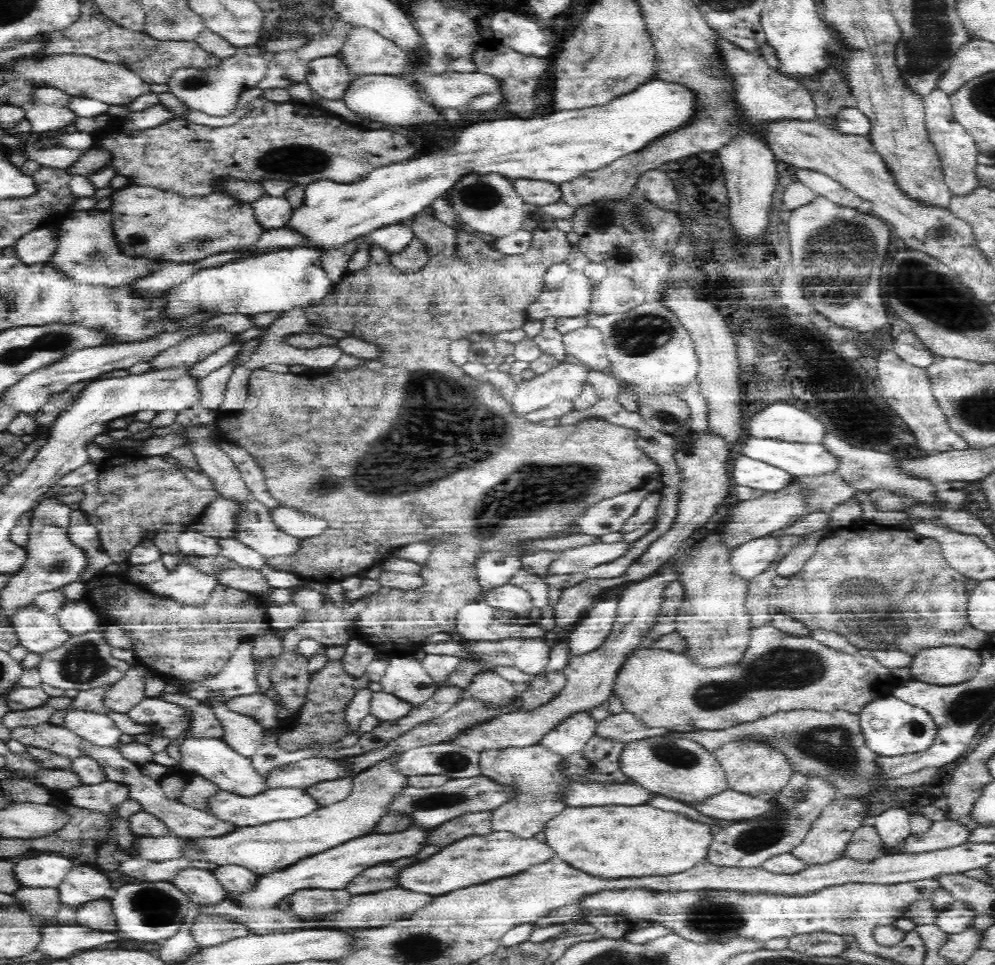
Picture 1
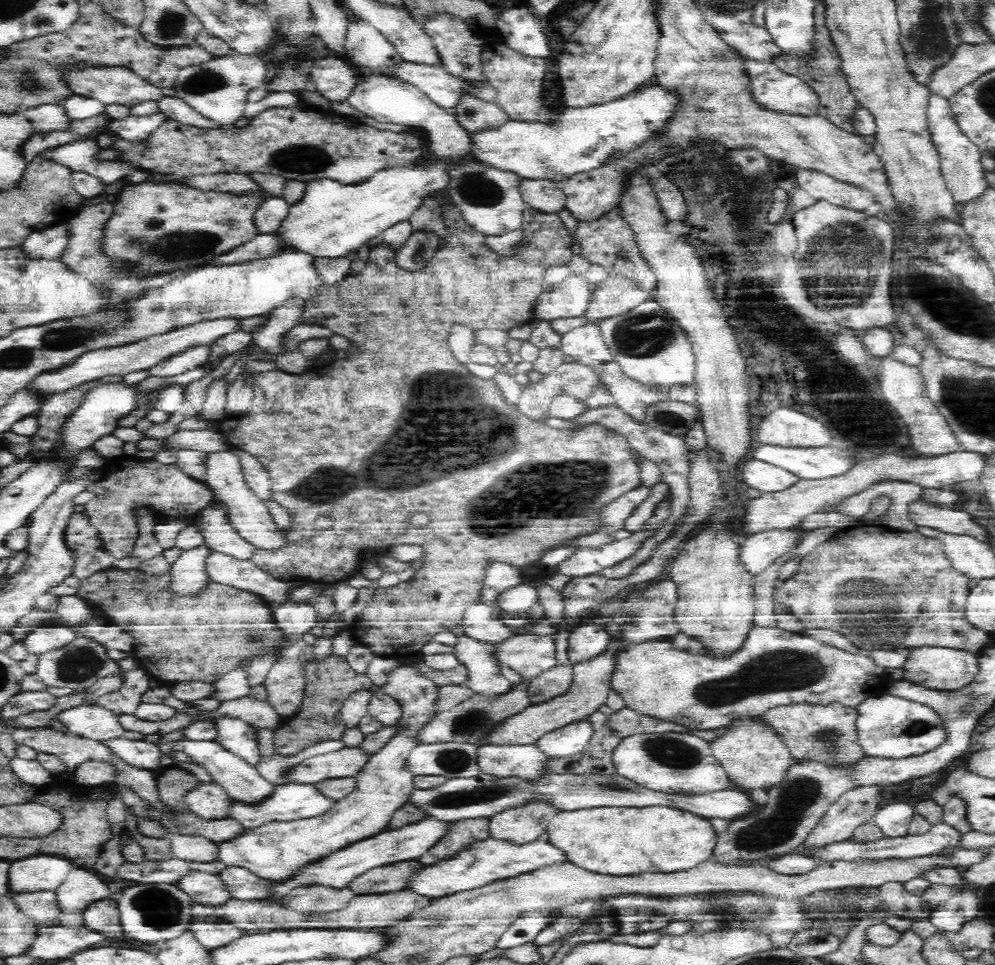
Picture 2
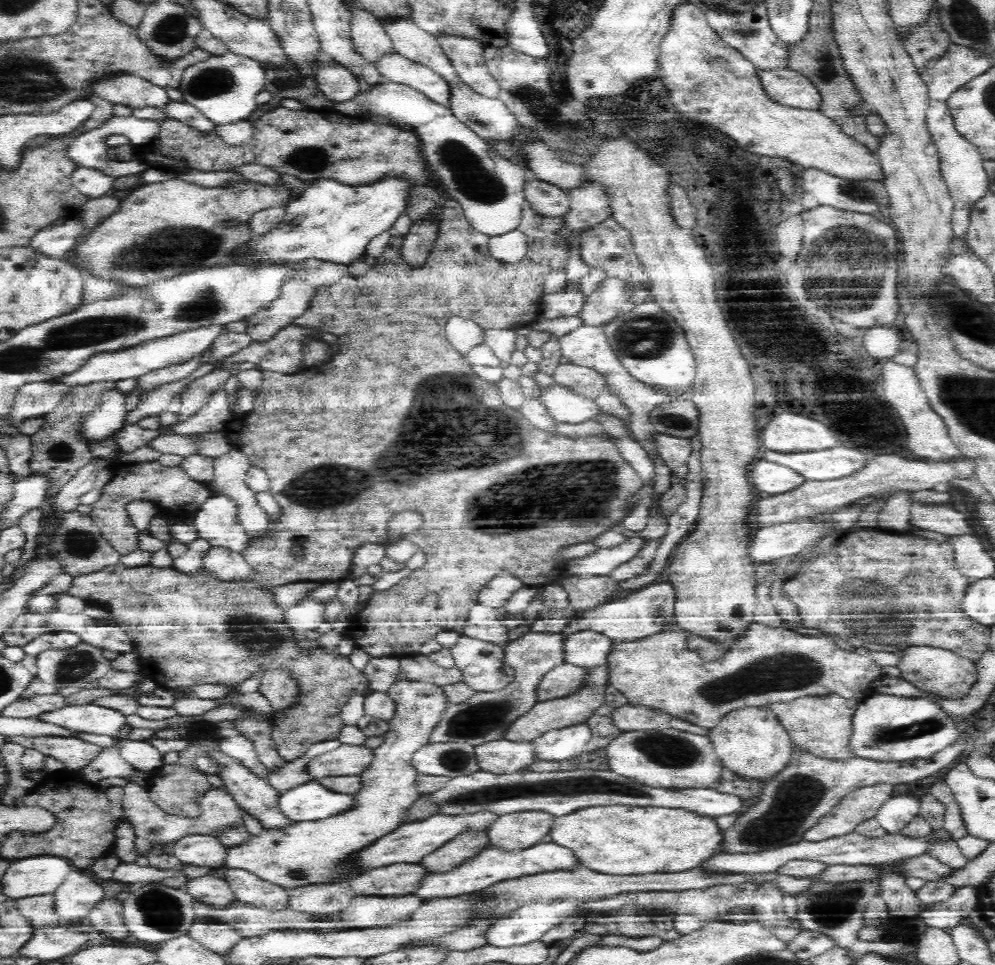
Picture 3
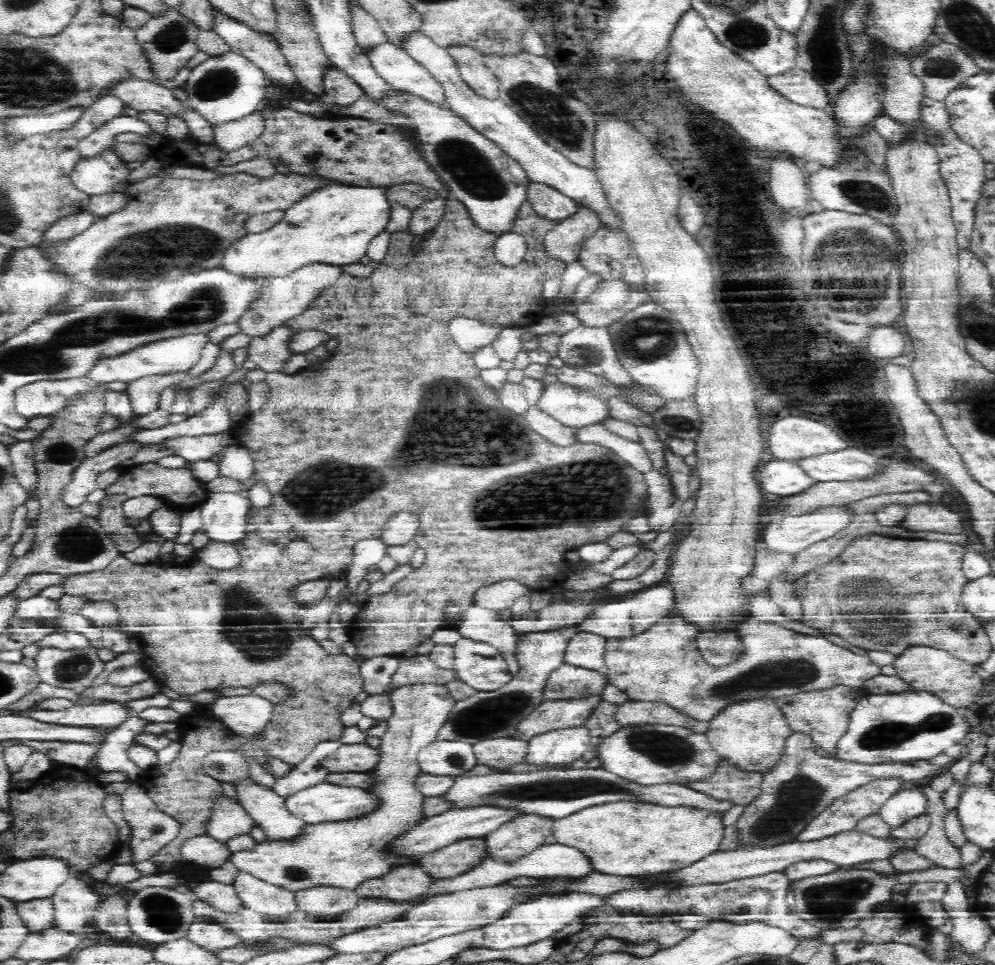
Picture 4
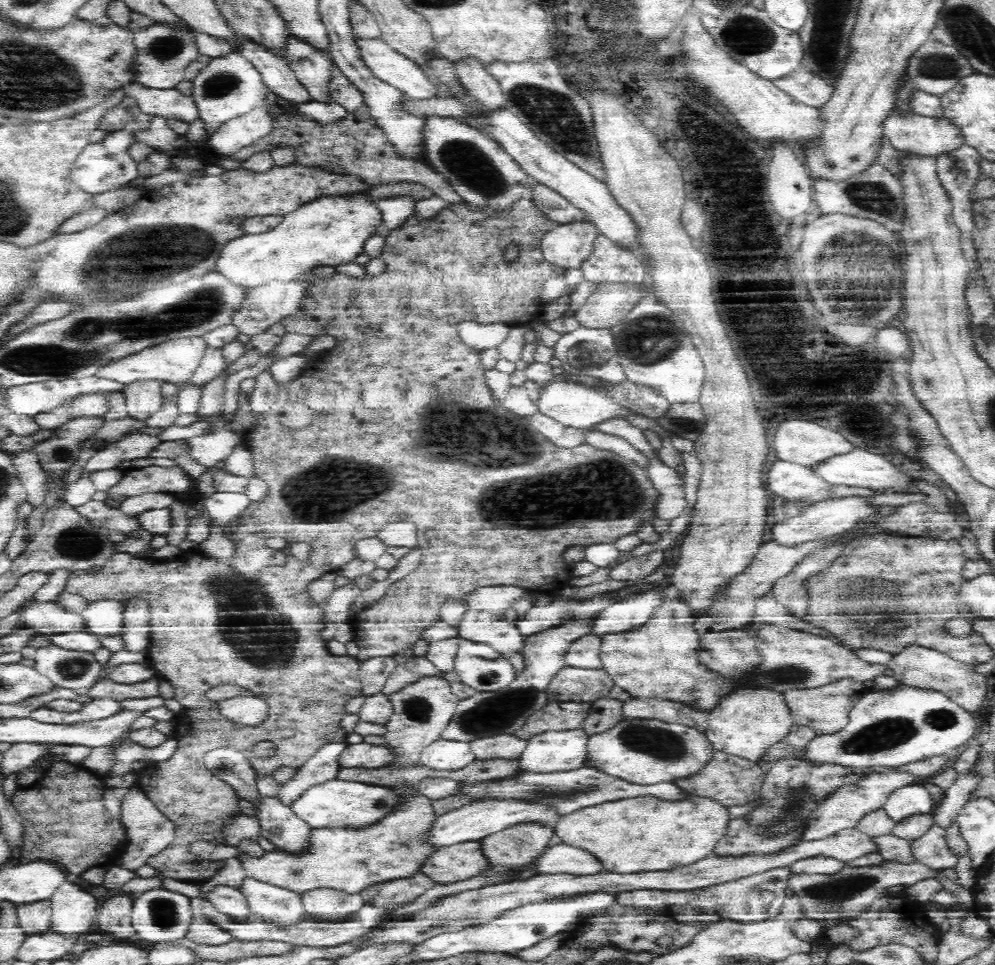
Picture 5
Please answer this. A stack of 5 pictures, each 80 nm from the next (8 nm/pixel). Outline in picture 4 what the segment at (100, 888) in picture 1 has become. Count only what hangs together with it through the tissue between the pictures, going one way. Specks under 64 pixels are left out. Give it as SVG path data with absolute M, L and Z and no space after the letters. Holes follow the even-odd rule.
M72 874L54 892L50 900L53 903L54 928L67 933L80 933L84 926L92 924L92 918L99 909L103 898Z

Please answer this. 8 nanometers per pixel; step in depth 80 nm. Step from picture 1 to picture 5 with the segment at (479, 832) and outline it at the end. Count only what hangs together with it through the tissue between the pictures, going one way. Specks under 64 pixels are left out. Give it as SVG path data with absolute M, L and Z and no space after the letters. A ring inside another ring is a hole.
M479 841L461 842L447 847L440 847L434 855L422 865L421 872L435 883L453 883L482 874L489 868L487 858L480 852Z

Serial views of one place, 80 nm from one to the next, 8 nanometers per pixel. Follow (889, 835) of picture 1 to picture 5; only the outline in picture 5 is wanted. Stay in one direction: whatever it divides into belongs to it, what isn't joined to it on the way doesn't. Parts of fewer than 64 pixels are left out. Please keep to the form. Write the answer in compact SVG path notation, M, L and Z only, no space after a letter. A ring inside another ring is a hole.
M910 784L894 790L886 800L883 809L894 821L932 812L935 802L932 792L923 784Z

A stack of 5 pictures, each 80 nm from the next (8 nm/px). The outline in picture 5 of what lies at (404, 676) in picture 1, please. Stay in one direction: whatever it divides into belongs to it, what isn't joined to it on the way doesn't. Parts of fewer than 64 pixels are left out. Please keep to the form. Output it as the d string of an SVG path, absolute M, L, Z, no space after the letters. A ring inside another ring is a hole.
M444 673L424 674L416 682L388 696L393 715L388 724L385 724L387 733L384 736L388 744L399 746L404 751L404 758L396 760L394 765L416 765L423 749L441 738L460 702L458 696L452 692L451 684L452 682L444 677ZM420 795L414 802L408 802L399 810L398 814L392 814L383 825L374 829L349 832L348 830L314 830L312 838L313 851L304 857L288 856L284 851L266 853L262 858L246 857L242 860L243 868L248 876L260 882L267 882L287 890L304 895L312 890L333 889L341 893L362 894L364 890L372 886L382 885L383 881L411 879L421 872L422 865L442 846L437 846L431 838L435 837L436 826L443 816L436 813L435 808L427 797Z

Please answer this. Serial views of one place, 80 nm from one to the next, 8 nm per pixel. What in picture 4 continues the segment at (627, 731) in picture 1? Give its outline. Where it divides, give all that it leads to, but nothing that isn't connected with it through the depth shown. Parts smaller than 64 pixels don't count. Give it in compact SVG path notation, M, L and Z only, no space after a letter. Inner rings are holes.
M630 699L619 704L615 717L620 726L659 722L660 724L683 726L700 733L705 733L709 726L708 720L692 718L687 712L660 700Z

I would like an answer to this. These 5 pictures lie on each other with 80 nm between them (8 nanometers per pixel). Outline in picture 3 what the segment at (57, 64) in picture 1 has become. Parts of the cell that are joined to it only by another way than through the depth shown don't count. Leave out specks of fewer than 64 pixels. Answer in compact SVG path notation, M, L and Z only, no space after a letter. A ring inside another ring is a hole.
M136 76L108 78L95 86L95 93L98 98L110 98L134 110L148 107L166 110L173 101L167 89Z

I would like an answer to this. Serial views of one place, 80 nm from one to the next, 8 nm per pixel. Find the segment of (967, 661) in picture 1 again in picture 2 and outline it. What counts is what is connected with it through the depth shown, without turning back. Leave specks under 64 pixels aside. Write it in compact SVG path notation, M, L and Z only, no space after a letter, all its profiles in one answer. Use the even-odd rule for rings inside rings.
M916 646L909 649L903 664L903 678L924 688L944 692L956 692L974 682L979 671L978 659L974 654L953 648L938 646Z

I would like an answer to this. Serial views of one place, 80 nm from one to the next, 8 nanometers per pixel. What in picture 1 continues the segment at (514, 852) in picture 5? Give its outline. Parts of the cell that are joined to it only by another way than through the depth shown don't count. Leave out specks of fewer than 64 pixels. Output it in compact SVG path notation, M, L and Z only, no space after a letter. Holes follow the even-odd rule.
M539 743L532 746L493 747L481 752L479 766L482 775L502 785L516 784L516 787L524 791L518 801L501 806L491 814L491 828L494 834L512 834L520 840L534 839L539 832L545 832L552 818L563 812L566 805L562 805L553 794L550 794L554 784L566 778L559 772L562 758L564 757L556 756L550 750L544 749Z

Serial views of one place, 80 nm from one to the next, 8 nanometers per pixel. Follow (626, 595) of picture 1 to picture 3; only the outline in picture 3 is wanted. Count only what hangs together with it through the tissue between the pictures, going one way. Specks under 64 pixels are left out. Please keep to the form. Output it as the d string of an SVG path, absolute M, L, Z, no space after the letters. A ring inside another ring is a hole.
M606 666L598 669L591 669L589 674L589 685L586 685L580 692L549 701L538 701L524 716L521 716L513 726L507 730L505 738L531 741L538 738L541 734L554 729L563 729L572 725L586 723L594 710L600 708L605 703L604 690L608 685Z

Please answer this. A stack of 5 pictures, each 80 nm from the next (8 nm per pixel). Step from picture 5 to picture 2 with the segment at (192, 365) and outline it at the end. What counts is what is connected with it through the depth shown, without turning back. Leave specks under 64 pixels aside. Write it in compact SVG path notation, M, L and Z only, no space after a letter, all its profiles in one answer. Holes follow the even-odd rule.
M214 320L212 322L196 324L196 326L176 329L173 332L164 334L164 336L154 336L150 339L136 342L136 344L90 352L90 354L86 354L86 356L83 356L80 360L76 360L74 364L67 366L65 369L41 374L30 385L31 388L43 390L43 392L59 393L82 383L119 380L125 377L126 374L147 371L149 368L154 368L163 362L180 356L180 354L192 352L194 348L208 348L218 338L233 331L238 331L236 320Z

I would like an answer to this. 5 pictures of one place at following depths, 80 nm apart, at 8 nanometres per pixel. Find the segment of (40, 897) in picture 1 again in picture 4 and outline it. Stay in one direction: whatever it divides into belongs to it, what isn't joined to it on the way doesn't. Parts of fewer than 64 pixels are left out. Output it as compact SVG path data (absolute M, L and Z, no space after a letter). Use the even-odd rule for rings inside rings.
M50 899L15 903L18 916L30 933L54 927L53 903Z

